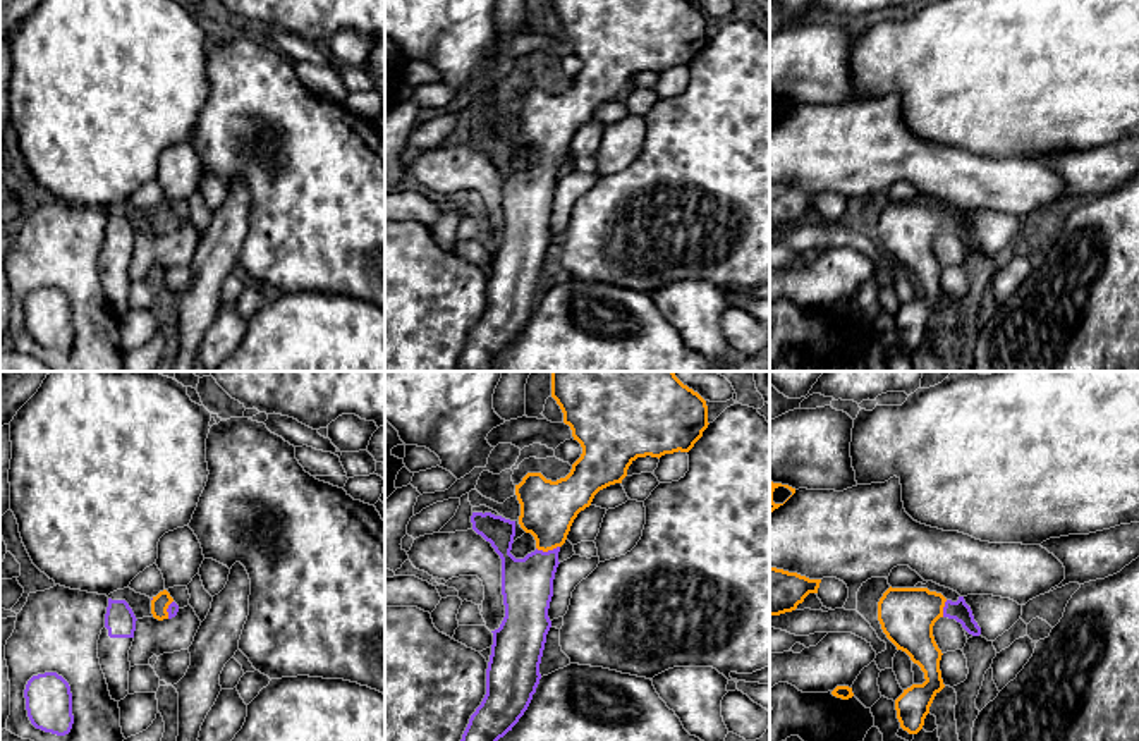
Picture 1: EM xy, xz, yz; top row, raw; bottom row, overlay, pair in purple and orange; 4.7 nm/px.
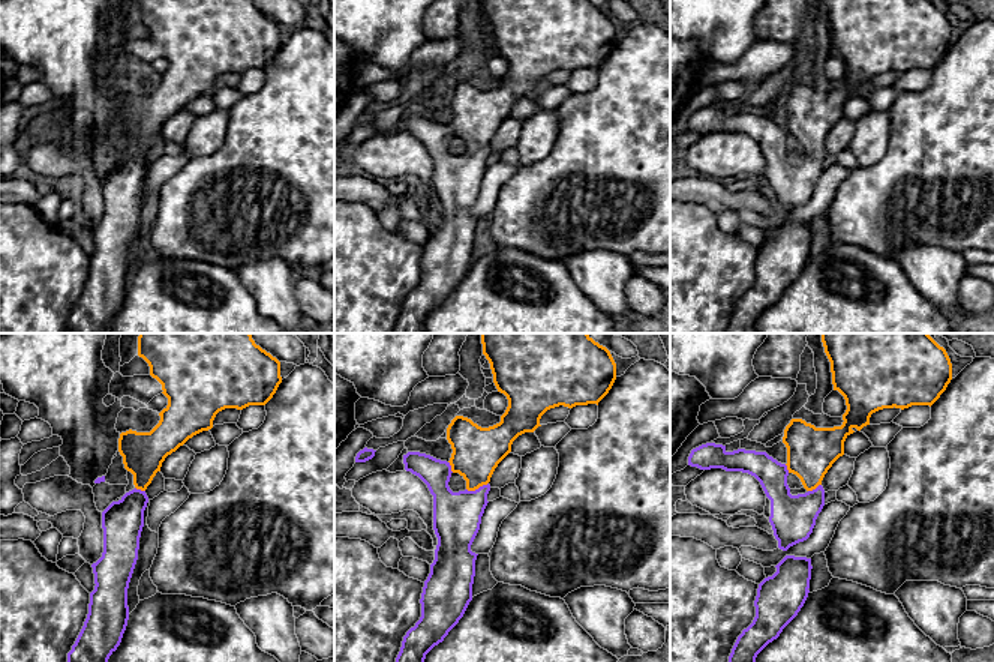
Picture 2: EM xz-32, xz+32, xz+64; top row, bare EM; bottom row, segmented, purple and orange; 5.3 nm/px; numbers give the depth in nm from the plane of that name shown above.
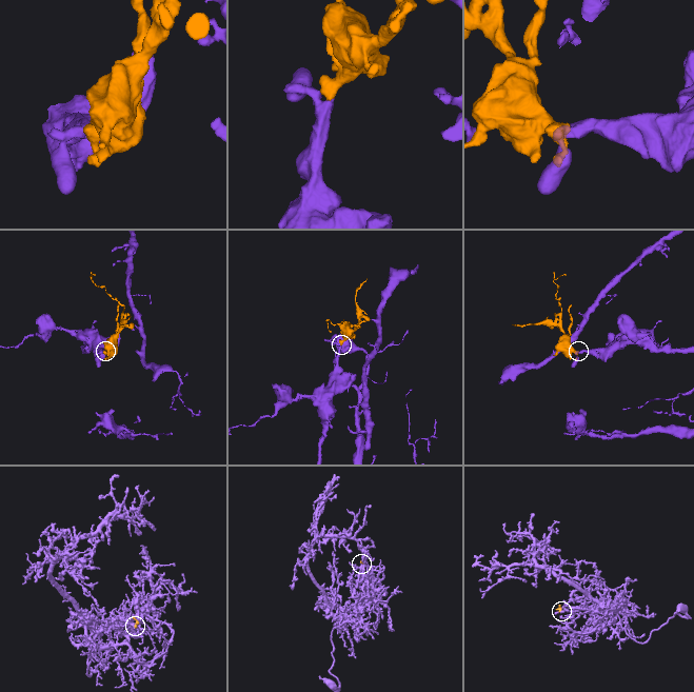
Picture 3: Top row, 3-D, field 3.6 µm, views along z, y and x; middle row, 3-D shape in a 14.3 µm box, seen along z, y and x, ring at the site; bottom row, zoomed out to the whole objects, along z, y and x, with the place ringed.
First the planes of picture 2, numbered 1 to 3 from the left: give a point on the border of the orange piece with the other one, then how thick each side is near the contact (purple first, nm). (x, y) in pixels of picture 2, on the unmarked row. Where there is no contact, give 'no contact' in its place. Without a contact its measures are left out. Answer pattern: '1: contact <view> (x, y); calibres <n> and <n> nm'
1: contact xz-32 (140, 153); calibres 220 and 220 nm
2: contact xz+32 (479, 152); calibres 260 and 260 nm
3: contact xz+64 (816, 152); calibres 240 and 260 nm

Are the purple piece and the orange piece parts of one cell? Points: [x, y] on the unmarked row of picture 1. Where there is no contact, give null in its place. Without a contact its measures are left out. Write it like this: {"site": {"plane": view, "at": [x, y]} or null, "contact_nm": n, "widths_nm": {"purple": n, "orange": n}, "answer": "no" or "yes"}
{"site": {"plane": "xz", "at": [548, 165]}, "contact_nm": 110, "widths_nm": {"purple": 240, "orange": 260}, "answer": "yes"}

